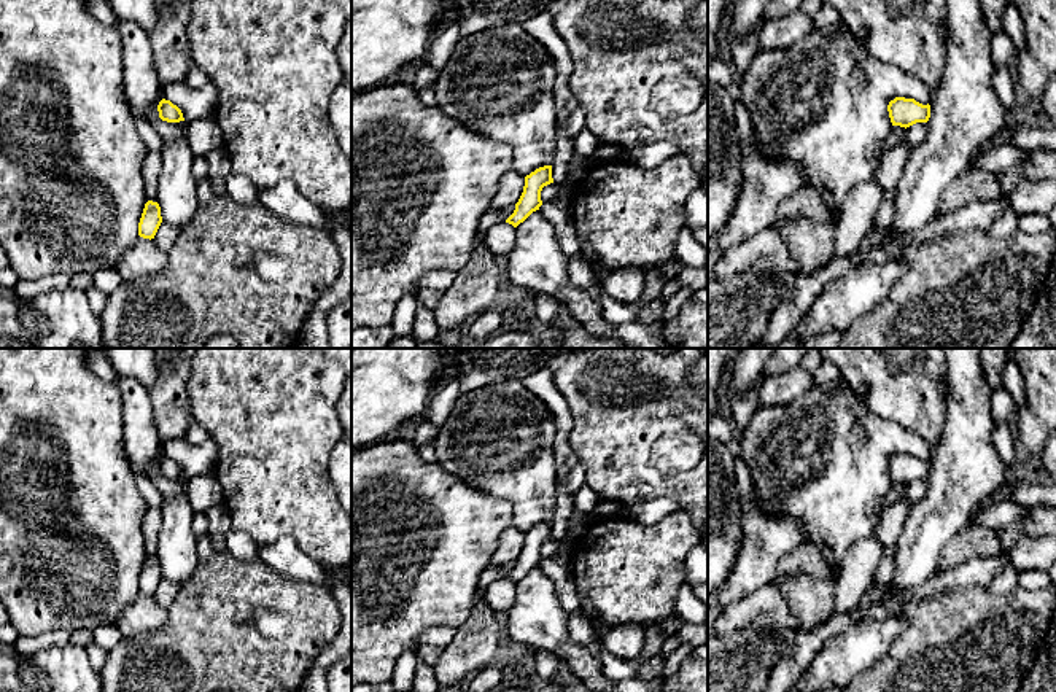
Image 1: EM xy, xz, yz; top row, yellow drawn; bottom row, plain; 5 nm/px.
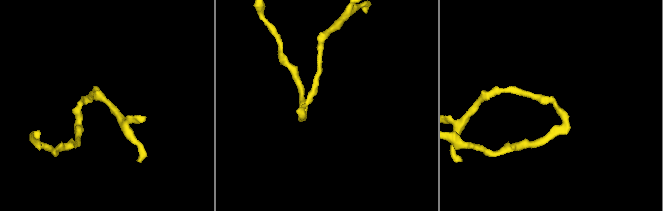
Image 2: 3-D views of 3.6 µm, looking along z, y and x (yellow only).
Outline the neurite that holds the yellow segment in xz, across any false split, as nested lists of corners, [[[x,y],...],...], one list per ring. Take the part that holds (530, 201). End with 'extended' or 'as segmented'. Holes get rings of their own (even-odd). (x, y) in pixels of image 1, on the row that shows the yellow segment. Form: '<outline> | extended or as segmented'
[[[544,165],[525,177],[523,192],[515,204],[514,213],[506,220],[506,223],[517,227],[523,223],[533,212],[539,210],[542,205],[541,191],[544,186],[553,183],[552,165]]] | as segmented

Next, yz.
[[[895,97],[887,105],[892,126],[910,127],[916,122],[927,122],[930,105],[922,105],[914,99]]] | as segmented

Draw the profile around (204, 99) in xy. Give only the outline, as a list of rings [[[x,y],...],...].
[[[210,81],[200,87],[188,87],[183,83],[170,83],[162,87],[162,95],[162,99],[170,100],[181,110],[184,122],[215,118],[218,91]]]

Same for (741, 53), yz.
[[[757,27],[749,35],[728,43],[728,48],[725,51],[725,57],[733,64],[736,73],[740,75],[740,84],[741,84],[741,78],[744,76],[749,65],[760,51],[759,30],[760,27]]]

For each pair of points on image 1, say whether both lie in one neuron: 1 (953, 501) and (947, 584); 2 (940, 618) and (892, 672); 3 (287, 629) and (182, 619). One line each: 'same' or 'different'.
1: different
2: same
3: same

